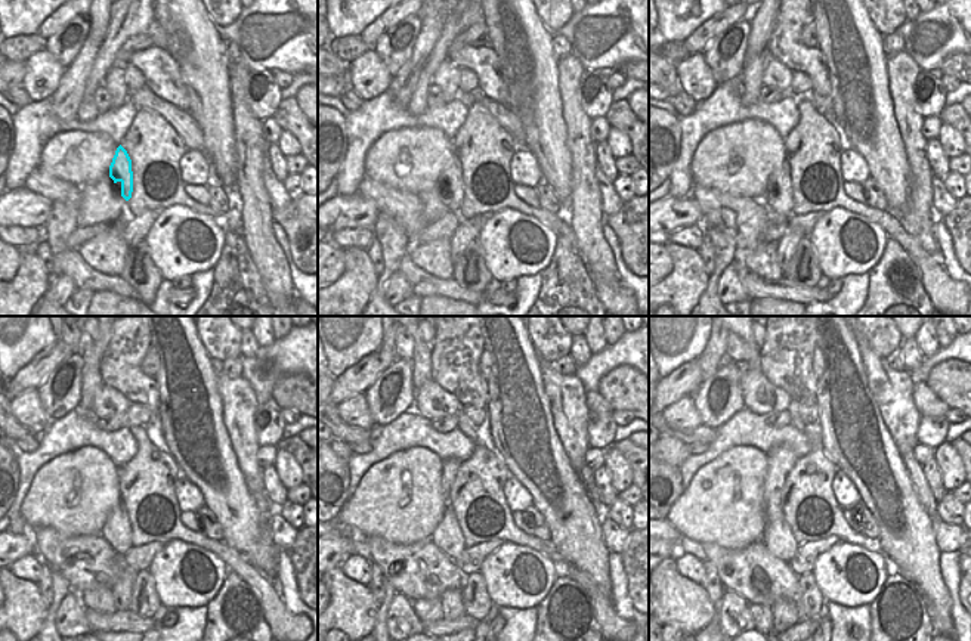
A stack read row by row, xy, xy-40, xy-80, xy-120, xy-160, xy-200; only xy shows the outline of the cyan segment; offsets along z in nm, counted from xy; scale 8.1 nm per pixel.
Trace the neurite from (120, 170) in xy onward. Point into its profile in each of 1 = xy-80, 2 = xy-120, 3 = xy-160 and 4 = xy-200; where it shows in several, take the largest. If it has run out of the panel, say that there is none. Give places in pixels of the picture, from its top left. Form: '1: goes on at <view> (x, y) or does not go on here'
1: goes on at xy-80 (779, 198)
2: goes on at xy-120 (117, 532)
3: goes on at xy-160 (447, 536)
4: goes on at xy-200 (778, 538)

